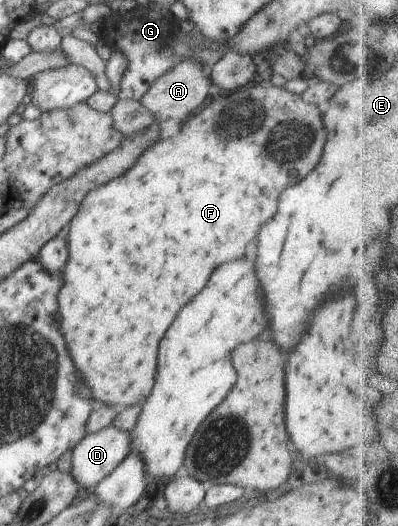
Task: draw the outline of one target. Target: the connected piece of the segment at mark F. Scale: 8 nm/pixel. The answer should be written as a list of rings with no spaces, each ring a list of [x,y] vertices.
[[[254,80],[250,85],[245,86],[244,90],[233,91],[231,96],[221,93],[200,113],[196,113],[194,116],[191,115],[184,121],[176,137],[167,138],[151,145],[151,147],[145,149],[129,169],[125,170],[123,175],[117,176],[115,179],[109,180],[105,185],[91,190],[84,197],[77,215],[68,224],[67,246],[69,246],[69,261],[66,261],[62,271],[64,286],[58,294],[58,322],[61,323],[61,331],[65,335],[69,353],[73,355],[73,361],[77,363],[77,369],[81,369],[81,375],[90,385],[95,402],[101,401],[103,404],[119,407],[120,409],[146,402],[156,382],[157,345],[163,339],[163,335],[169,329],[169,325],[173,323],[177,311],[183,305],[187,305],[199,291],[203,291],[203,287],[207,285],[207,279],[211,277],[211,273],[213,273],[213,269],[217,265],[221,265],[223,261],[227,261],[231,257],[243,255],[247,245],[257,237],[261,225],[267,223],[277,213],[279,195],[289,185],[293,185],[293,179],[297,179],[297,175],[301,175],[301,171],[297,171],[297,159],[303,157],[305,151],[311,149],[311,143],[315,139],[315,131],[321,125],[323,125],[323,121],[321,121],[319,107],[315,107],[312,103],[307,103],[302,98],[302,94],[288,92],[285,86],[274,86],[270,81],[258,82]]]

